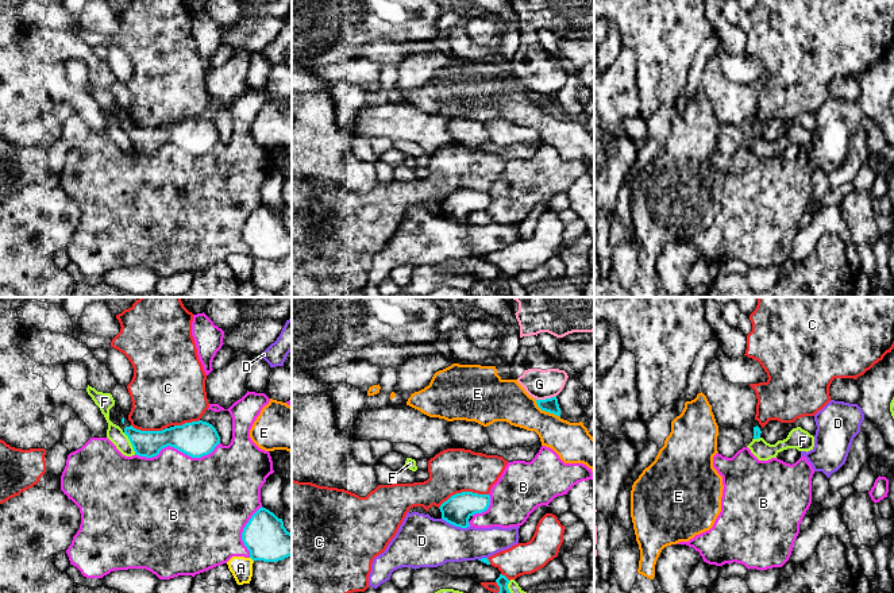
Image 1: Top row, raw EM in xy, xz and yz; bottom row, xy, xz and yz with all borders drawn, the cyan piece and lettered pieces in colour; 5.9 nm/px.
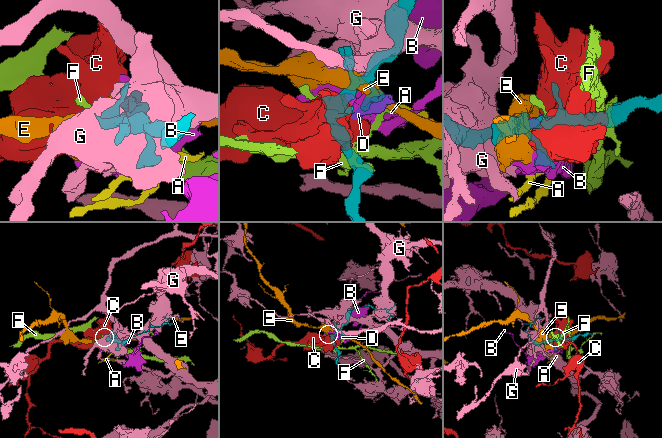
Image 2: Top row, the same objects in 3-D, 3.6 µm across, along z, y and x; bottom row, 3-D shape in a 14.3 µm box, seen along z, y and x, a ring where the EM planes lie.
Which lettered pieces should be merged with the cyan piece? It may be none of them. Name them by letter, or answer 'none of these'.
none of these

